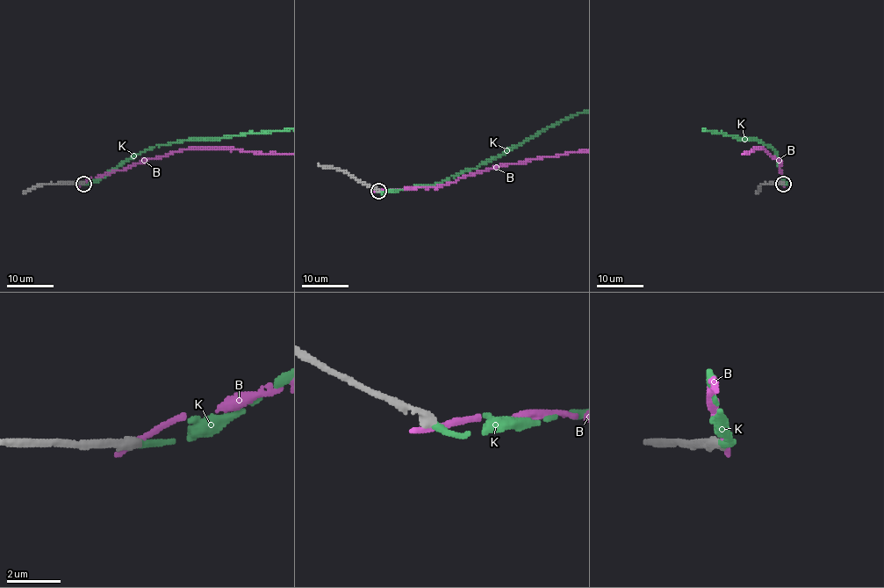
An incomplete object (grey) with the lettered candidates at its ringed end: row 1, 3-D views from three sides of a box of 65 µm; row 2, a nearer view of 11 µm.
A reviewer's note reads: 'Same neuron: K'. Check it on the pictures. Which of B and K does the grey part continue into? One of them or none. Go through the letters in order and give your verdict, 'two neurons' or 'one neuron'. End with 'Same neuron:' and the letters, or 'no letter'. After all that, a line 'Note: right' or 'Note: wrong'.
B: two neurons
K: one neuron
Same neuron: K
Note: right

